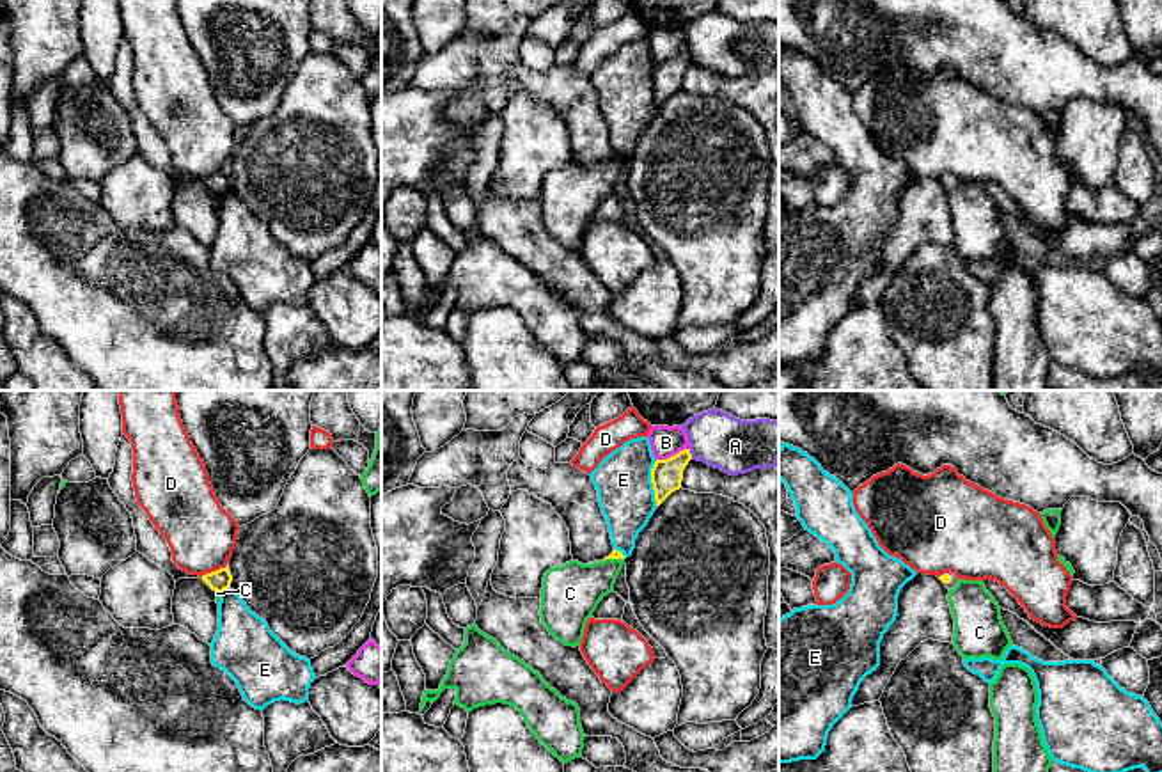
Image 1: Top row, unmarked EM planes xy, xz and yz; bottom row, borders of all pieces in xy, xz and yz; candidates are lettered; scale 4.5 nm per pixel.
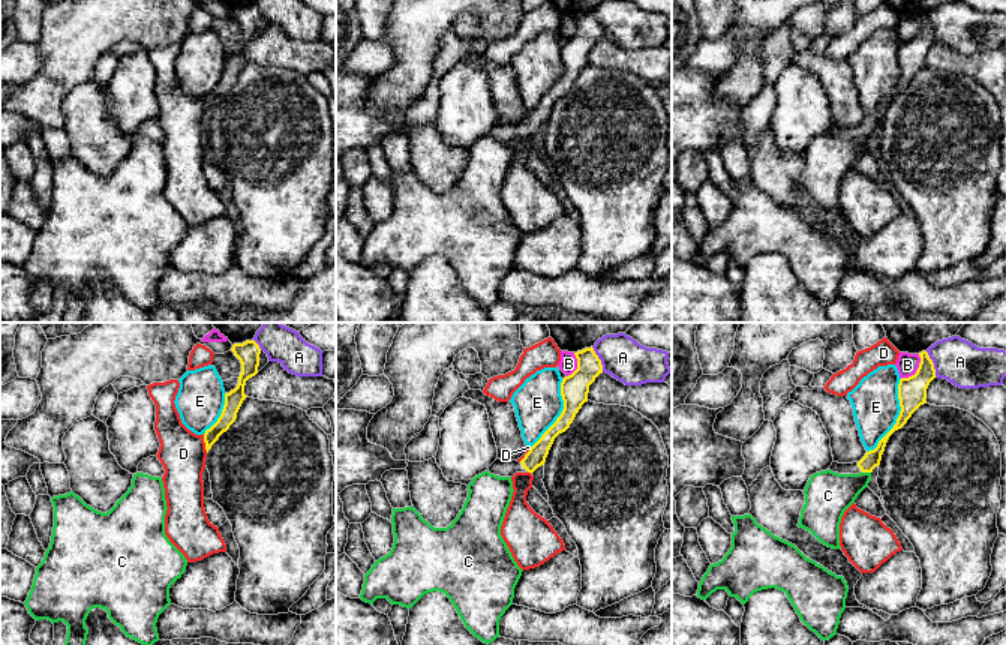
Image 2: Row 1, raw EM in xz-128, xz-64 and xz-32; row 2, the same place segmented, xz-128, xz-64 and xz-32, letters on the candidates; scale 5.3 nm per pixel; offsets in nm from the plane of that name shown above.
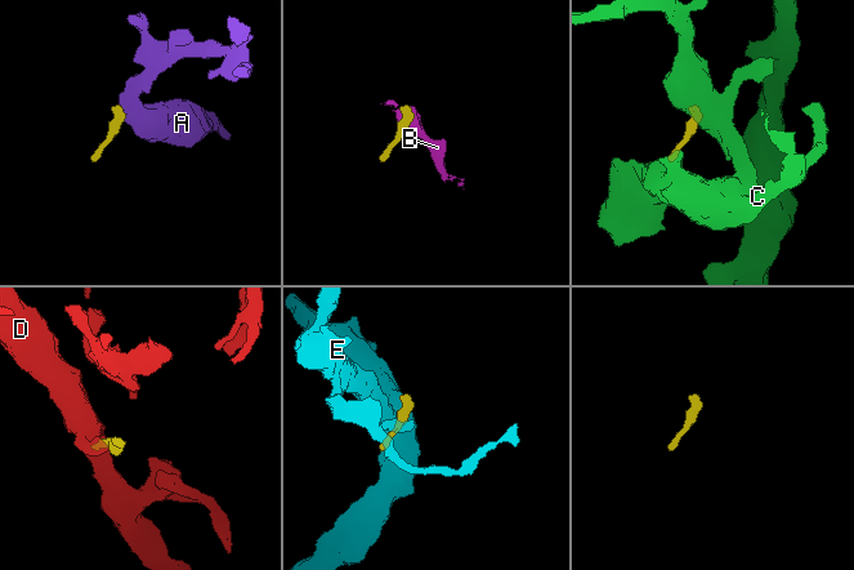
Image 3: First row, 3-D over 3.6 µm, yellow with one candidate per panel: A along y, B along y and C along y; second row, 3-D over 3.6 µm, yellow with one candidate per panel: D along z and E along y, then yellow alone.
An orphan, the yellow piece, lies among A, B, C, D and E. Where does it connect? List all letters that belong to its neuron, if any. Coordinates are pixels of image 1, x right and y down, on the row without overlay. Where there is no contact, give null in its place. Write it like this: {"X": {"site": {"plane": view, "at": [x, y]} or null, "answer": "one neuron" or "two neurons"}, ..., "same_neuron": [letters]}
{"A": {"site": {"plane": "xz", "at": [689, 55]}, "answer": "two neurons"}, "B": {"site": {"plane": "xz", "at": [675, 57]}, "answer": "two neurons"}, "C": {"site": {"plane": "xz", "at": [612, 160]}, "answer": "two neurons"}, "D": {"site": {"plane": "xy", "at": [213, 174]}, "answer": "two neurons"}, "E": {"site": {"plane": "xz", "at": [651, 84]}, "answer": "two neurons"}, "same_neuron": []}

